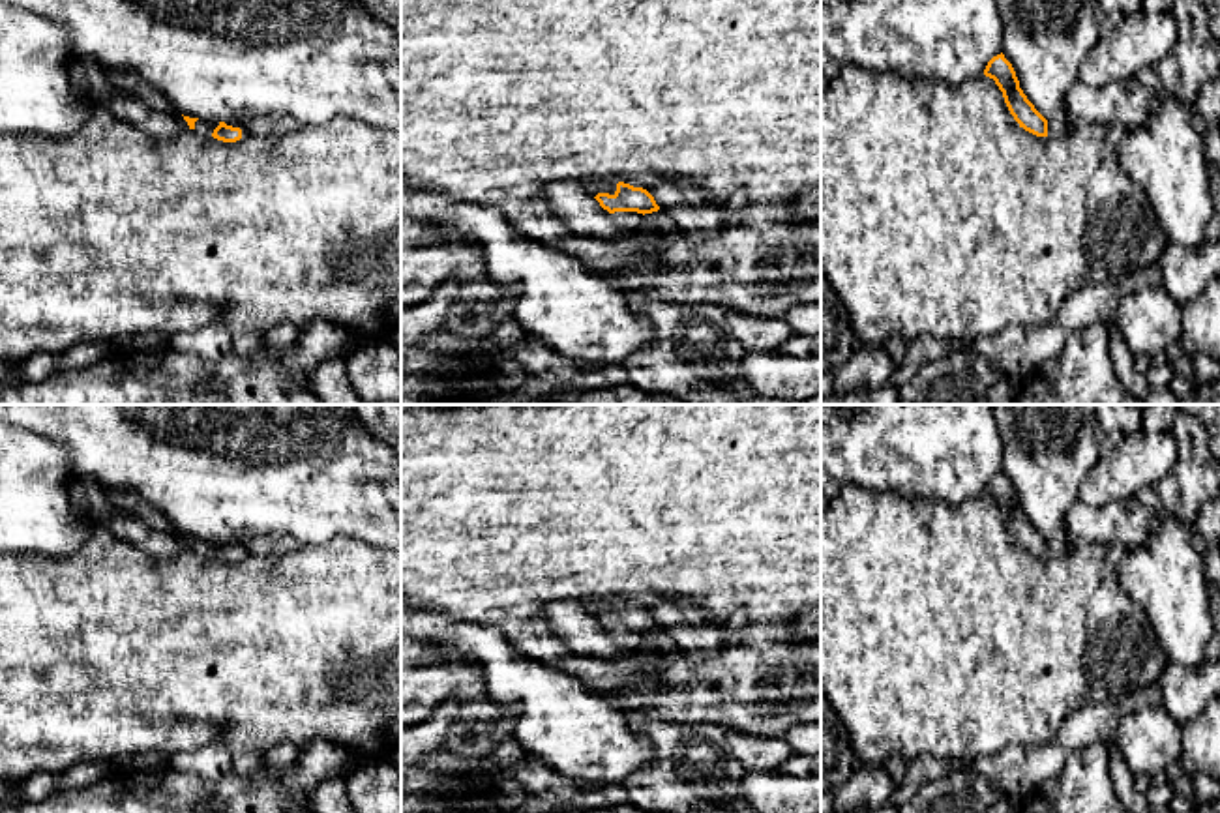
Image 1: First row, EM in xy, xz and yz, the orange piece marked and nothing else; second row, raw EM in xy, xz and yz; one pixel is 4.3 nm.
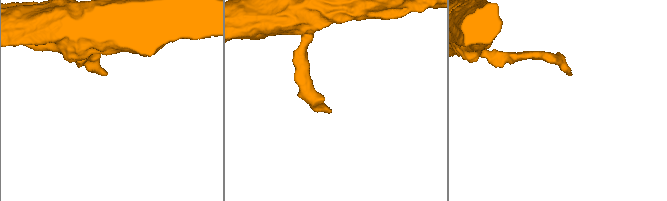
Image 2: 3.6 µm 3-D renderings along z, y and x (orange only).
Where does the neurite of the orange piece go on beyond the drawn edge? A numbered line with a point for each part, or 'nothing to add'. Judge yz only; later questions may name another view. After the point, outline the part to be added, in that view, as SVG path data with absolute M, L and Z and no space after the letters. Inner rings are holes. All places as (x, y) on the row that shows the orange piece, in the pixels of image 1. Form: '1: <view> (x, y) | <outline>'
1: yz (1056, 124) | M1063 107L1048 120L1048 137L1057 137L1066 129L1066 109Z

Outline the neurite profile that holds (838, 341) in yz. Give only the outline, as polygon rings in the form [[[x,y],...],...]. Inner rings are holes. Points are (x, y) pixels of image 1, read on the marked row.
[[[821,270],[821,373],[836,371],[860,347],[845,303]]]

